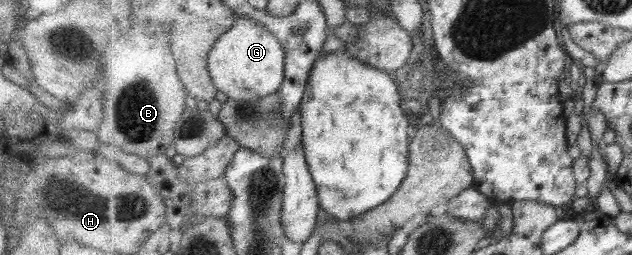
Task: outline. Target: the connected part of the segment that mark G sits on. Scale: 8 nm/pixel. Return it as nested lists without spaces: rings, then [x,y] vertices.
[[[240,16],[210,51],[208,68],[219,91],[230,100],[257,102],[280,91],[286,78],[286,51],[265,24]]]

